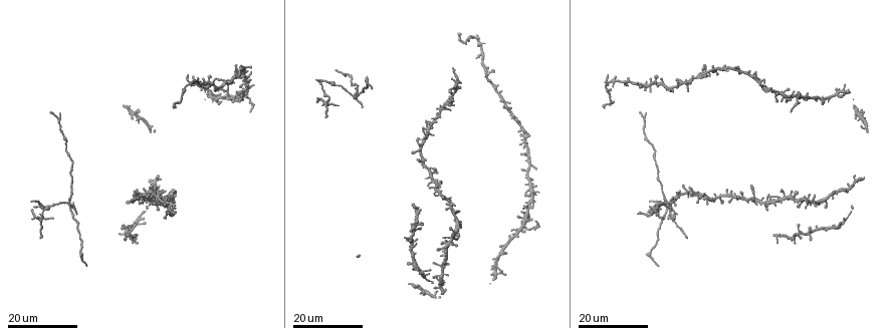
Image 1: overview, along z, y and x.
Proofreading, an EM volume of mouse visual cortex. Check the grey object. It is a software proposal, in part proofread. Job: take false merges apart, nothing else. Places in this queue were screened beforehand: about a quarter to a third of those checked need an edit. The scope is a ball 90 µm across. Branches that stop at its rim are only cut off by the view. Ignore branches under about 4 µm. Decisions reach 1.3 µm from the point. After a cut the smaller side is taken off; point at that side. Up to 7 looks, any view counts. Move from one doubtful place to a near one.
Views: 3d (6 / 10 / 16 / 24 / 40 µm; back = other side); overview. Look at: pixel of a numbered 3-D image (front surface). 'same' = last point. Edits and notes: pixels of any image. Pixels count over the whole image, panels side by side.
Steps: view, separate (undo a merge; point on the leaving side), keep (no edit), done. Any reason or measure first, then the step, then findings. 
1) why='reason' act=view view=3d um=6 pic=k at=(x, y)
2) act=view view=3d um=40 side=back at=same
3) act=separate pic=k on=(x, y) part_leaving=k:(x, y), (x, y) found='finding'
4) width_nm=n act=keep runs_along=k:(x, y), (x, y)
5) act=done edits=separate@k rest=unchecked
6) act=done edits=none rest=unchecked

why='small branch off a trunk' act=view view=3d um=24 pic=1 at=(438, 274)

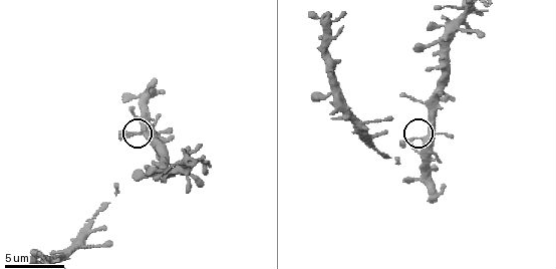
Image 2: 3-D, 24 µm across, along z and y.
act=view view=3d um=10 pic=2 at=(425, 139)

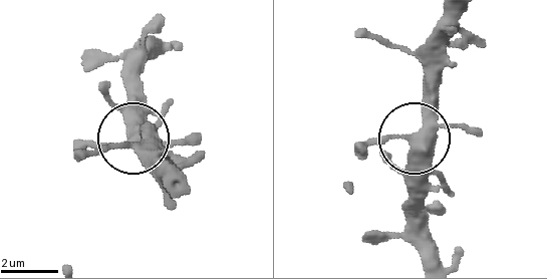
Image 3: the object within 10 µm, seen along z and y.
arms=4 act=keep found='all the same neuron'

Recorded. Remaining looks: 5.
why='four-way junction' act=view view=3d um=24 pic=1 at=(422, 141)

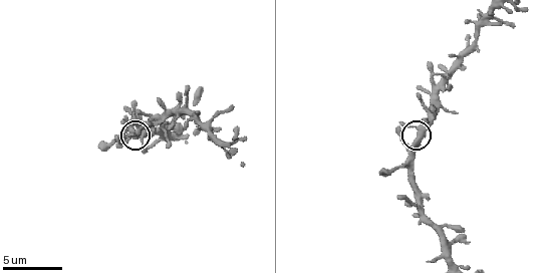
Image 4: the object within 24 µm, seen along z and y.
act=view view=3d um=6 pic=4 at=(417, 129)

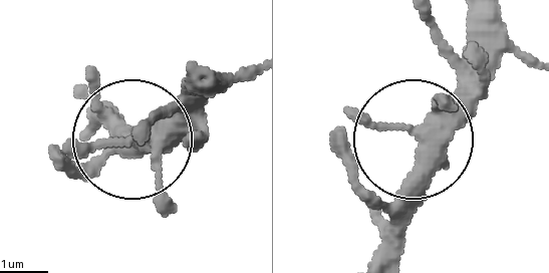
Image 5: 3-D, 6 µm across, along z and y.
act=view view=3d um=6 side=back pic=5 at=(415, 133)

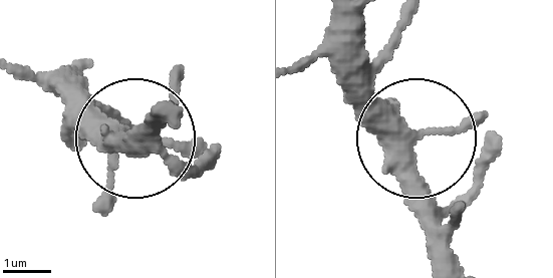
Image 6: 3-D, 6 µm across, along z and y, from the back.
width_nm=340 act=keep runs_along=6:(437, 254), (408, 133), (344, 66) found='all the same neuron'

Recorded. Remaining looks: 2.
why='three-way junction' act=view view=3d um=24 pic=1 at=(68, 204)

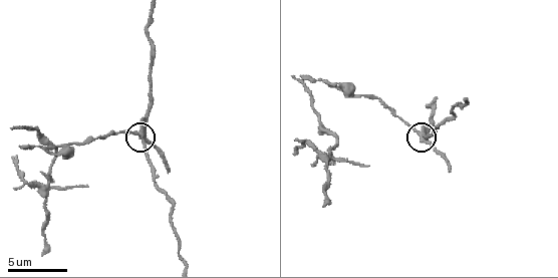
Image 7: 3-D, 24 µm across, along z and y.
act=view view=3d um=6 pic=7 at=(419, 134)

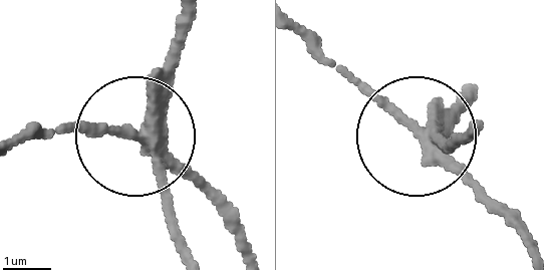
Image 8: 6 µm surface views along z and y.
width_nm=330 act=separate pic=8 on=(99, 137) part_leaving=8:(153, 140), (48, 127), (12, 147) found='two neurons meet here'

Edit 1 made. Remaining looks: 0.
act=done edits=separate@8 rest=unchecked

